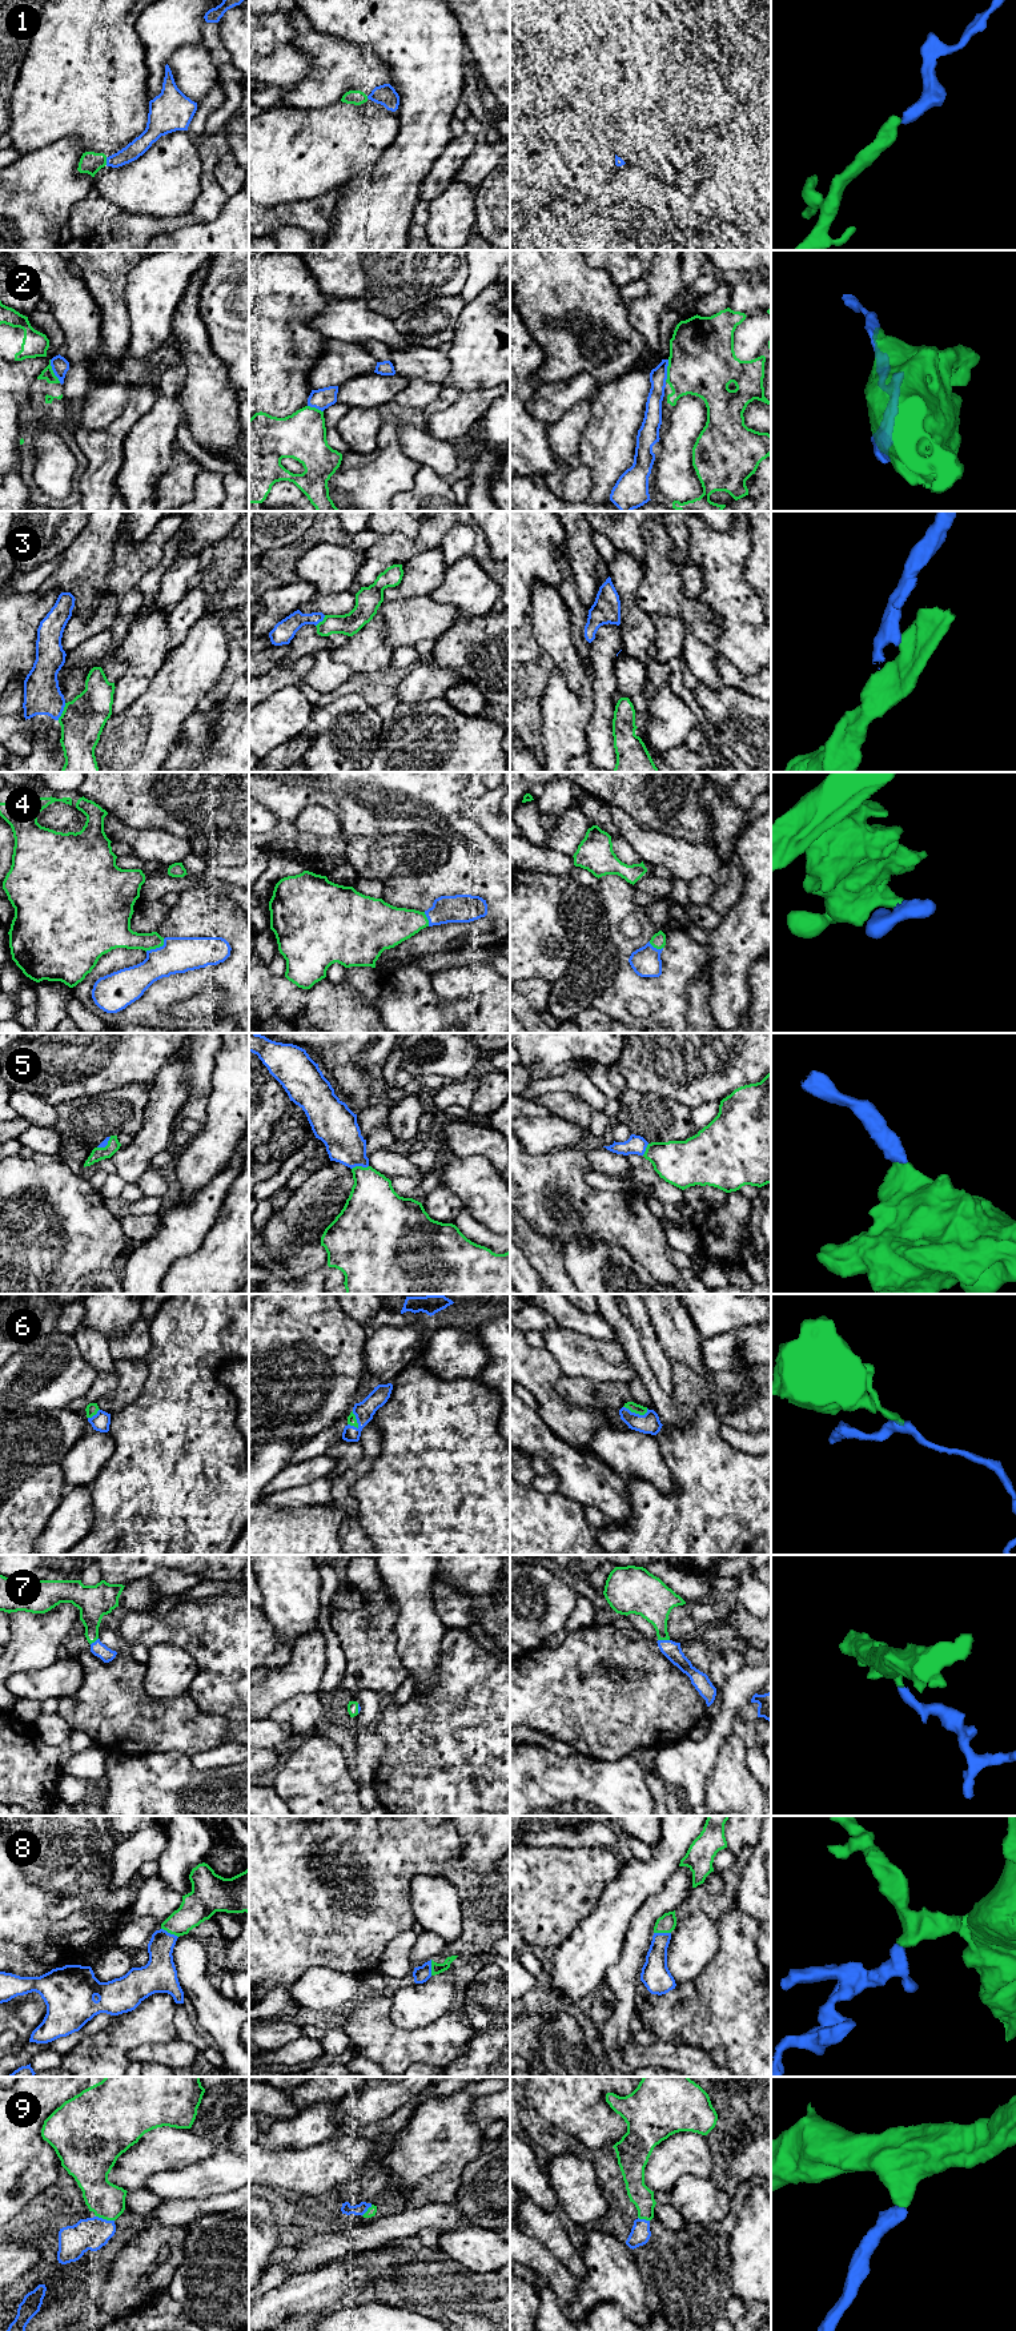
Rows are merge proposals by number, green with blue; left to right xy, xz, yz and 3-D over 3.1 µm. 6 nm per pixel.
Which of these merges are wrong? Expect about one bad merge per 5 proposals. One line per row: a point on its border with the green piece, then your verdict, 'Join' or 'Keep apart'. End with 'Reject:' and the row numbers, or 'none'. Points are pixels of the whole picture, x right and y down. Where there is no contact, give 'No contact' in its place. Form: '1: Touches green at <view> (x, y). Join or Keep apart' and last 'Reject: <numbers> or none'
1: Touches green at xy (105, 161). Join
2: Touches green at xy (52, 372). Keep apart
3: Touches green at xy (63, 711). Keep apart
4: Touches green at xy (156, 947). Join
5: Touches green at xz (360, 1166). Join
6: Touches green at xz (356, 1421). Join
7: Touches green at yz (663, 1639). Join
8: Touches green at xy (169, 1932). Join
9: Touches green at xy (105, 2218). Join
Reject: 2, 3

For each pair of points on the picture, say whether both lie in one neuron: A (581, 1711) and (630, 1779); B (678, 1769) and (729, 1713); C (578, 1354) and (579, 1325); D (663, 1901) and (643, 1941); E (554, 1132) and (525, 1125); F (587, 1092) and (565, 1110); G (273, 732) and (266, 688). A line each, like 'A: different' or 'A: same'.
A: different
B: same
C: different
D: same
E: same
F: different
G: different

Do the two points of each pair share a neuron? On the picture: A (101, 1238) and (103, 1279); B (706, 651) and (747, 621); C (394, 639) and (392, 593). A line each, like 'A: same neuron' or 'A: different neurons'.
A: different neurons
B: different neurons
C: different neurons

